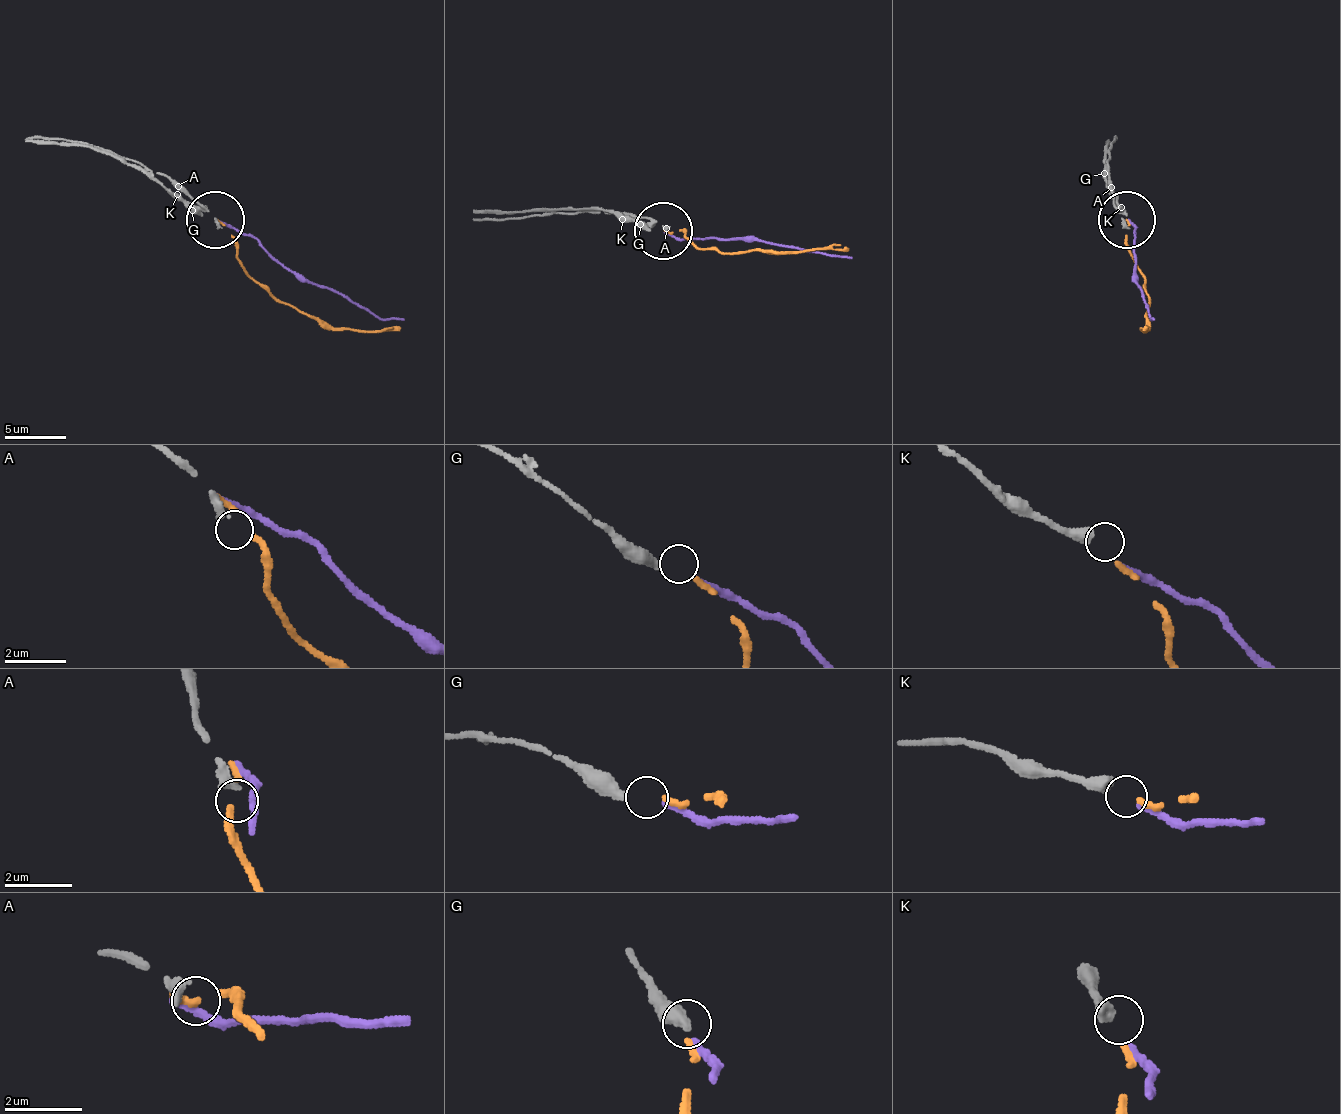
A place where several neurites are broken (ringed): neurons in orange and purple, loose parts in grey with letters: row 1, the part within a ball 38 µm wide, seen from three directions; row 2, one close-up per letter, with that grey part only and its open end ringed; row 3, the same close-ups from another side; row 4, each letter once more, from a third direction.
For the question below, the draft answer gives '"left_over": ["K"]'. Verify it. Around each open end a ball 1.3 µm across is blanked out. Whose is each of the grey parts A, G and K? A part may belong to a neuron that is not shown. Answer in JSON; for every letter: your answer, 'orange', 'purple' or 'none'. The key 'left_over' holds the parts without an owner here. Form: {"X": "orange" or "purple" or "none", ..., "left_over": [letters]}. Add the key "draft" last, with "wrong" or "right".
{"A": "none", "G": "orange", "K": "purple", "left_over": ["A"], "draft": "wrong"}

